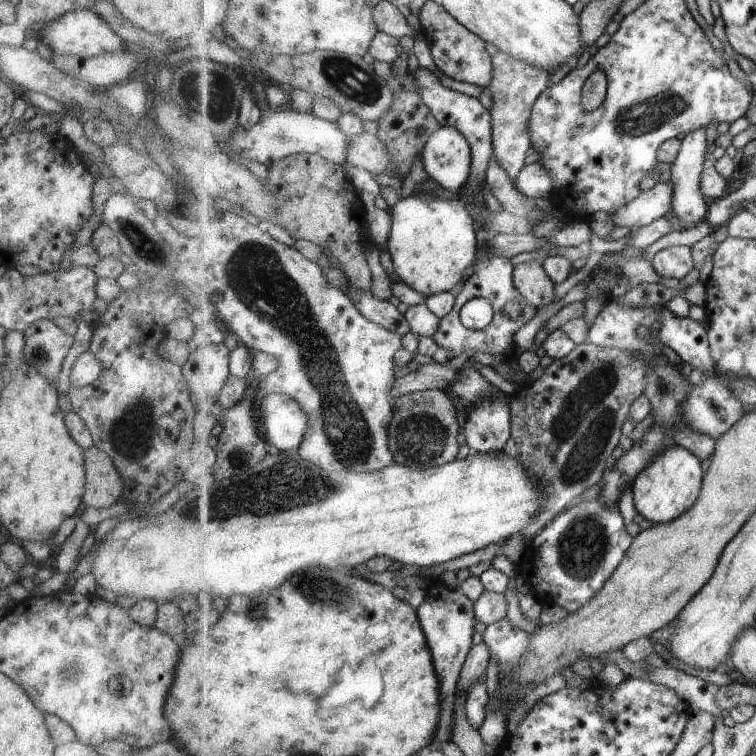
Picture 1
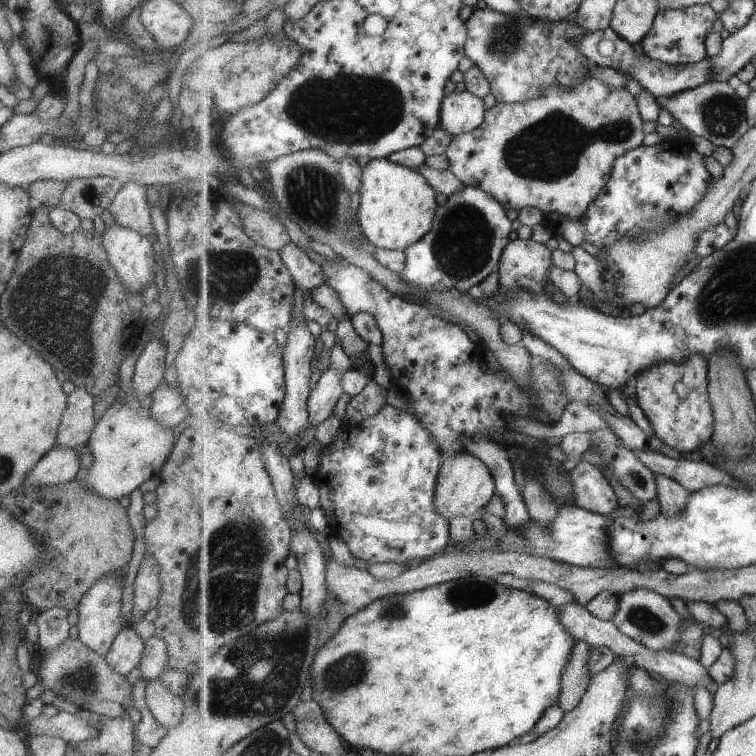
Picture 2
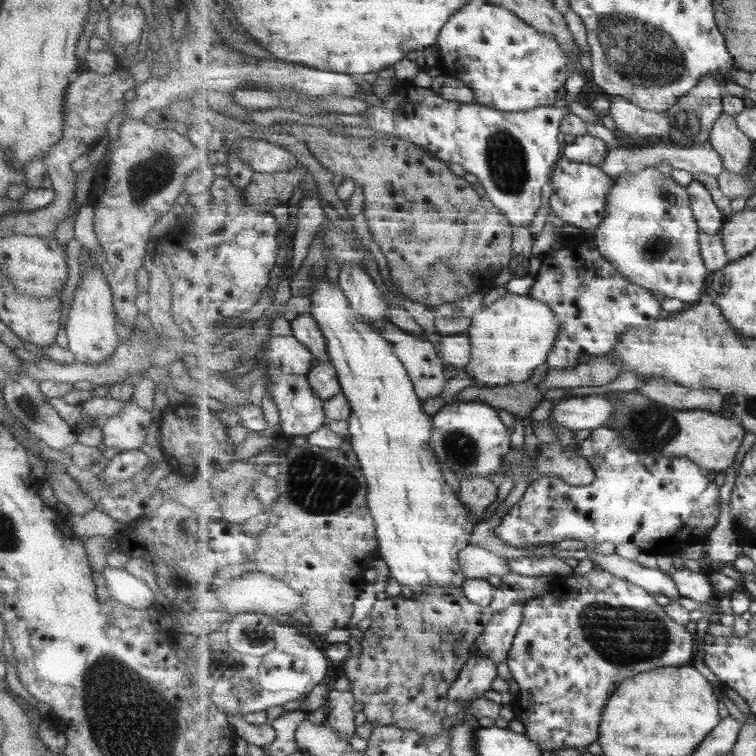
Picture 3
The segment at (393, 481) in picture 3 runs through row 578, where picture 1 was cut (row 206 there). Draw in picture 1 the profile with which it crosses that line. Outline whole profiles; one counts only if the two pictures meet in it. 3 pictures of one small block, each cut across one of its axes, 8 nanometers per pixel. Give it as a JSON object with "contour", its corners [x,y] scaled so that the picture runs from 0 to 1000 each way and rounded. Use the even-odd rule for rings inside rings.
{"contour":[[[546,254],[541,261],[528,263],[520,274],[517,288],[519,298],[512,328],[522,361],[530,372],[537,373],[565,394],[575,388],[598,385],[604,377],[614,373],[616,357],[628,347],[635,323],[626,283],[610,262],[579,263],[570,259],[560,262]]]}

